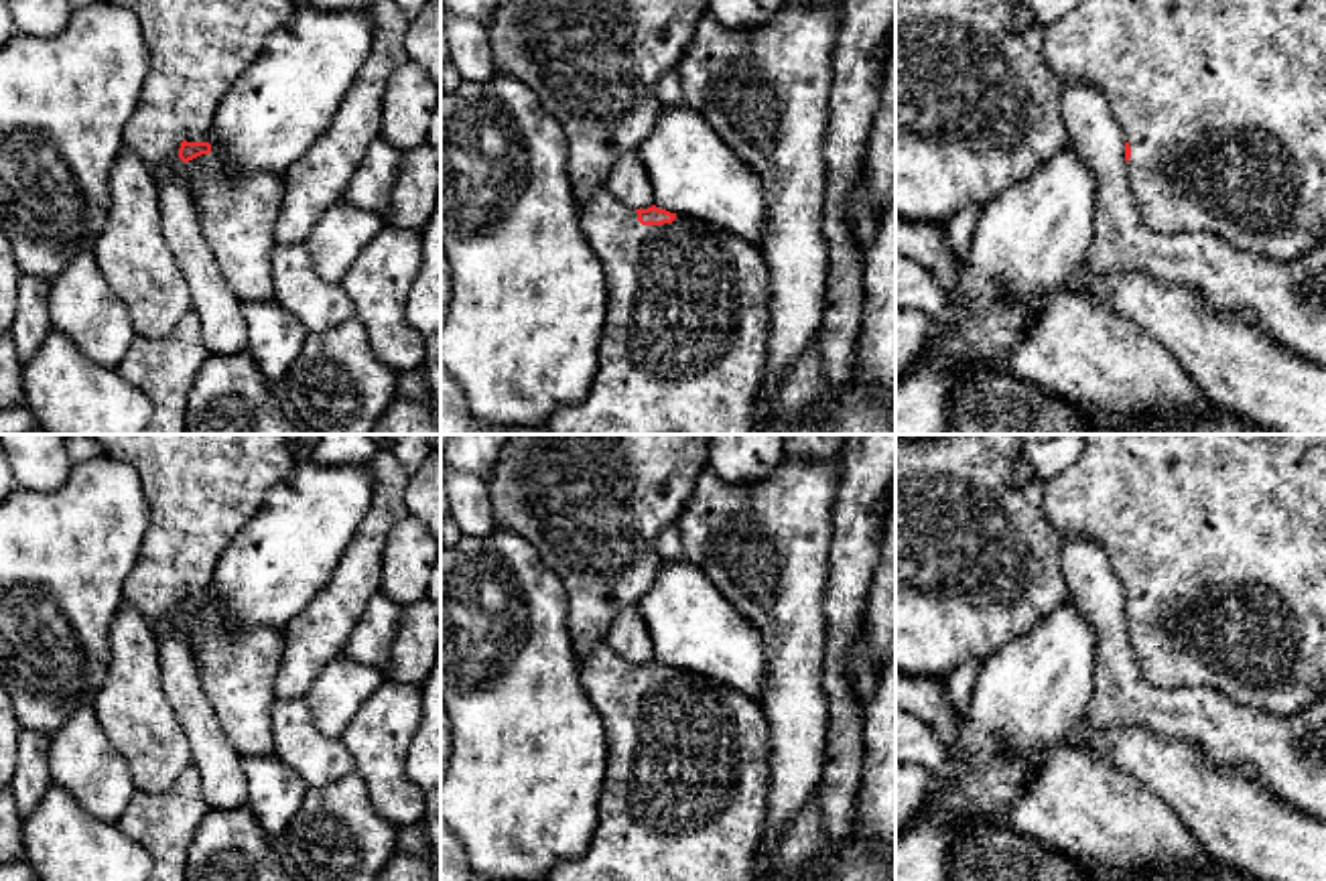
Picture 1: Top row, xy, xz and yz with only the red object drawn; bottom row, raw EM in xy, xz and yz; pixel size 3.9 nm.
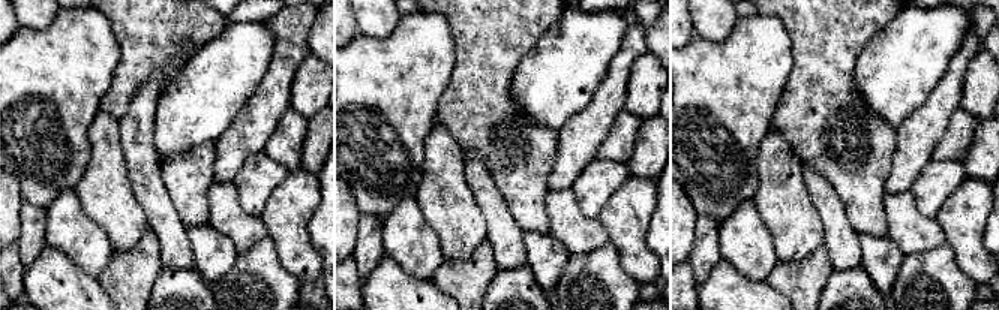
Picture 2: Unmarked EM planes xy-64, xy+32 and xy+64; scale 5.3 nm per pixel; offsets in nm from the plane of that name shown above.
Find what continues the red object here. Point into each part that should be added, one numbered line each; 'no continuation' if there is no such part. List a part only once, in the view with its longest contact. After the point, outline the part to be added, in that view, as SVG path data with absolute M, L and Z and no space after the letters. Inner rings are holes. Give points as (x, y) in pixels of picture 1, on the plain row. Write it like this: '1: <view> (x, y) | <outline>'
1: xz (685, 794) | M605 639L579 662L579 678L603 719L607 769L587 851L558 863L546 881L753 881L751 863L770 794L770 727L759 702L684 670L664 680L642 680Z

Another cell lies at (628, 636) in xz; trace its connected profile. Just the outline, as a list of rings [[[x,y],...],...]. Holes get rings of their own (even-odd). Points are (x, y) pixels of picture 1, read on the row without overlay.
[[[636,607],[615,615],[605,641],[627,664],[648,664],[654,660],[654,646],[648,627]]]

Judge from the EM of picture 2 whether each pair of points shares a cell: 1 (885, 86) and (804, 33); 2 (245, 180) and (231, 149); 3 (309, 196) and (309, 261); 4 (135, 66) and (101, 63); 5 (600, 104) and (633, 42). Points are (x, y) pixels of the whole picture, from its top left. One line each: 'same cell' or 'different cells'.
1: different cells
2: different cells
3: same cell
4: different cells
5: same cell

